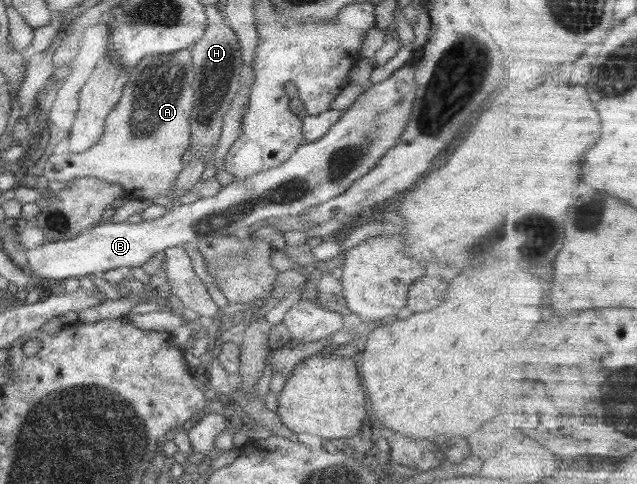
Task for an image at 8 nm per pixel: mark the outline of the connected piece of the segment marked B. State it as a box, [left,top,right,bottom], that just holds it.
[22,62,417,282]

